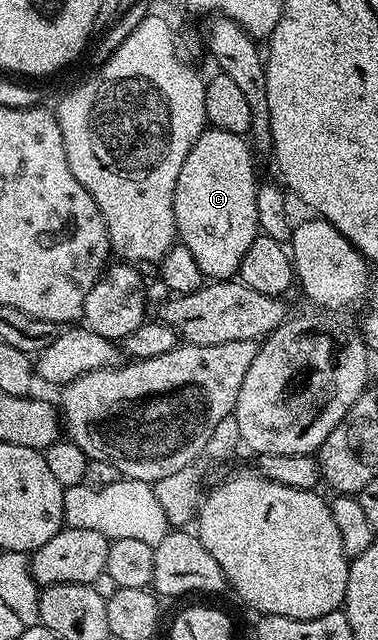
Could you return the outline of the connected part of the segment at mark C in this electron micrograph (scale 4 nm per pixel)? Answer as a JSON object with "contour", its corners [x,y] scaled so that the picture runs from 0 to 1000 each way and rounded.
{"contour":[[[558,198],[521,214],[511,233],[500,233],[500,245],[489,245],[489,258],[479,258],[479,270],[468,270],[468,295],[458,302],[463,366],[471,378],[511,395],[521,414],[532,414],[532,427],[550,438],[608,438],[630,425],[648,395],[659,395],[659,383],[669,383],[675,369],[688,366],[675,300],[680,278],[664,245],[667,225],[646,213]]]}

